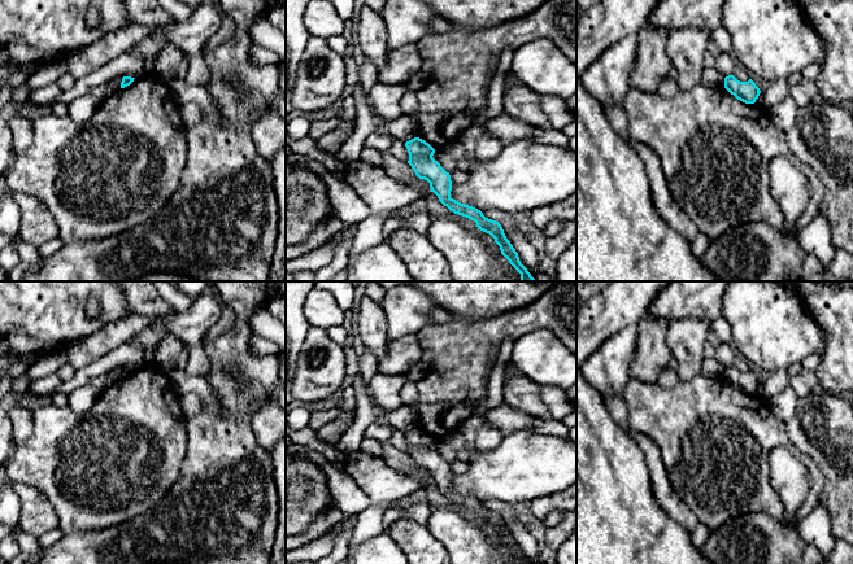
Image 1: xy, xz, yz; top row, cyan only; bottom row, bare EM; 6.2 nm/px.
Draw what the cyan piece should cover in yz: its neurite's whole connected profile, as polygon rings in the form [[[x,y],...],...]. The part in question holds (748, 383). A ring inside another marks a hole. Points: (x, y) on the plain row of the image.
[[[734,366],[724,368],[724,379],[745,394],[754,394],[761,384],[760,379],[752,370],[748,372],[740,372]]]

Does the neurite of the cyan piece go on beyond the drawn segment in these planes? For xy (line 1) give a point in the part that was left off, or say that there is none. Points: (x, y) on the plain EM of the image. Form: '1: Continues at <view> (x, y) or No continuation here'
1: No continuation here

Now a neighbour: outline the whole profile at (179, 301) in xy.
[[[153,281],[161,297],[173,306],[174,312],[183,312],[191,305],[191,298],[182,293],[171,281]]]

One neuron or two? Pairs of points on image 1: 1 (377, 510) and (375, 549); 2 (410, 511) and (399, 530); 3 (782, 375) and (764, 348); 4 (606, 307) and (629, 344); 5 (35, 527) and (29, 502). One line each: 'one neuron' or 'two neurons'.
1: two neurons
2: two neurons
3: two neurons
4: two neurons
5: one neuron

